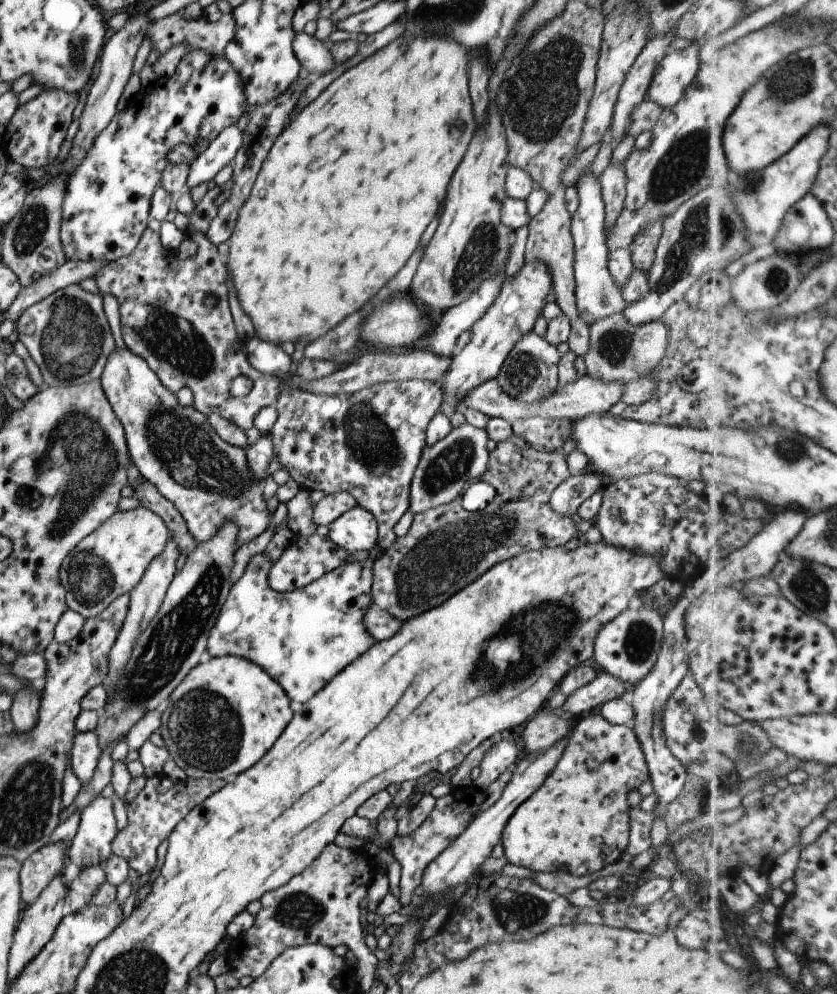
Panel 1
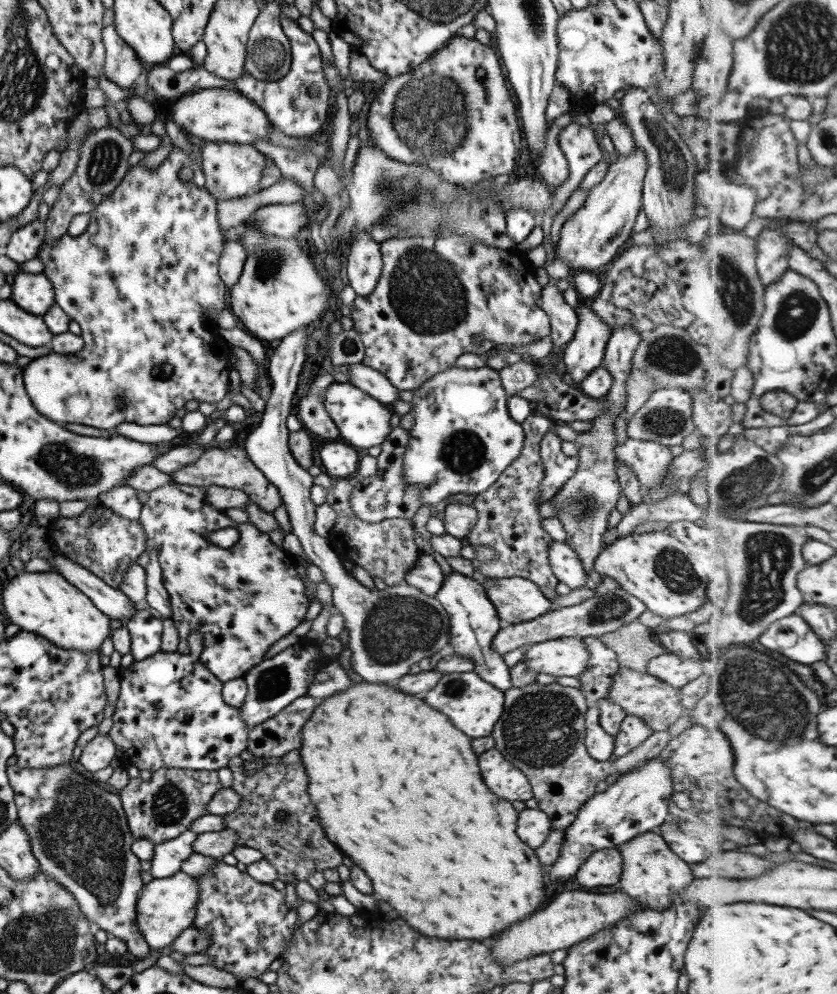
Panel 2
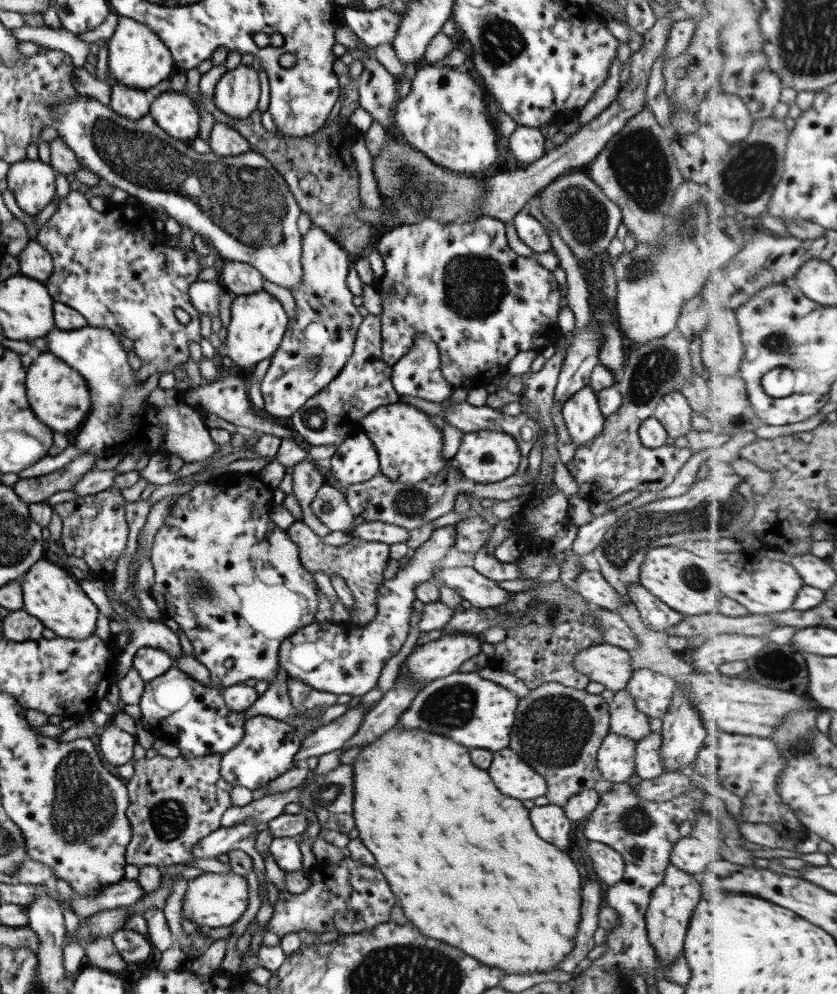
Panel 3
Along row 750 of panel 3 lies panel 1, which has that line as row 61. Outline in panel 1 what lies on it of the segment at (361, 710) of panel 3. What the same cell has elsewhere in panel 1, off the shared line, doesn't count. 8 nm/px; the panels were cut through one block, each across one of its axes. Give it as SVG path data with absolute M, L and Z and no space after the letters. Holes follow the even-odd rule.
M302 30L294 34L292 49L302 72L308 73L310 77L327 72L335 65L327 47Z

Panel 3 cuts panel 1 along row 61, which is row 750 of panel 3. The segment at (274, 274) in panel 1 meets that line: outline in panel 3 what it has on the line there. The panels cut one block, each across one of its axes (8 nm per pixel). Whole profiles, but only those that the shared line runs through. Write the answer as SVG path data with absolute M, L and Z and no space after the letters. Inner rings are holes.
M397 723L385 731L385 734L381 734L375 742L359 747L361 747L361 752L357 754L355 762L351 764L353 767L354 828L357 829L357 837L361 839L363 846L375 856L375 866L385 876L391 892L397 896L399 906L403 908L403 914L407 916L407 920L413 926L417 926L417 930L423 936L429 936L429 938L441 940L449 946L455 946L455 948L463 950L467 956L475 958L477 962L481 962L489 968L499 968L506 974L539 974L539 972L555 970L555 966L573 950L577 924L581 920L581 916L579 916L581 876L579 876L577 866L569 860L569 856L563 854L561 850L557 850L555 846L543 842L541 838L537 838L521 802L499 794L493 788L493 782L489 780L487 772L477 770L469 762L467 750L463 746L453 744L451 740L447 740L443 736L427 734L423 730L405 730Z

